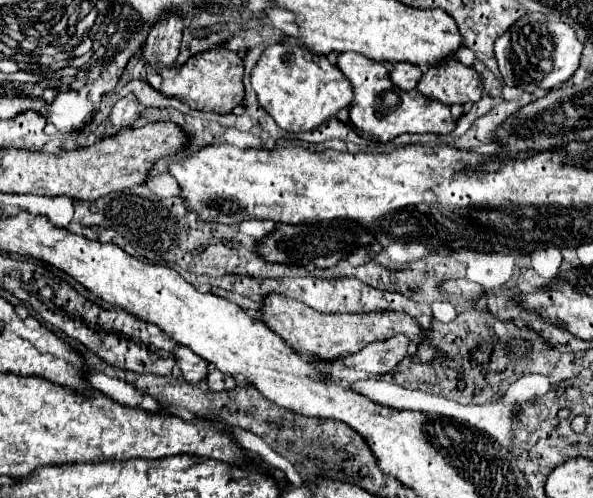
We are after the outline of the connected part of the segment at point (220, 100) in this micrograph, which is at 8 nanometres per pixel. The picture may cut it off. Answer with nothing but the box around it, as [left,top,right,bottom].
[156,47,244,113]

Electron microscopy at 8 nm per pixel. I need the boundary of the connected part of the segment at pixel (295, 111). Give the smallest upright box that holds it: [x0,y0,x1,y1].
[250,43,352,133]

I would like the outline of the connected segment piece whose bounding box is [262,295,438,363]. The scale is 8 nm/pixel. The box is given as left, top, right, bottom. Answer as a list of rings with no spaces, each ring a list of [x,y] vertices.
[[[268,295],[262,305],[262,321],[276,331],[286,343],[292,345],[292,349],[300,355],[316,355],[320,359],[332,361],[332,359],[344,359],[346,355],[358,353],[364,345],[372,341],[386,341],[396,337],[398,333],[406,335],[410,343],[414,345],[410,355],[416,357],[422,363],[432,361],[438,353],[432,343],[428,343],[422,335],[422,327],[414,317],[408,313],[394,313],[394,311],[384,311],[384,313],[362,313],[362,315],[338,315],[338,313],[316,313],[316,309],[286,297],[286,295]]]

